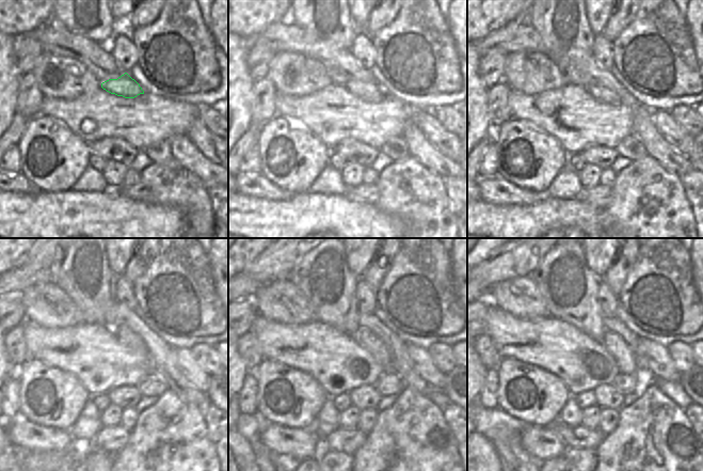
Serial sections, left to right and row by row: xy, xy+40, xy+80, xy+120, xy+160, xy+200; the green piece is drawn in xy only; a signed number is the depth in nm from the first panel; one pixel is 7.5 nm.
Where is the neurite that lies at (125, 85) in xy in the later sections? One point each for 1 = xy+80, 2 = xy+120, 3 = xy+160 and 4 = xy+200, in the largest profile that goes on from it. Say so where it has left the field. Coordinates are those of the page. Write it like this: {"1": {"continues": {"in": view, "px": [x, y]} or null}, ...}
{"1": {"continues": {"in": "xy+80", "px": [602, 93]}}, "2": {"continues": {"in": "xy+120", "px": [125, 335]}}, "3": {"continues": {"in": "xy+160", "px": [374, 345]}}, "4": {"continues": {"in": "xy+200", "px": [624, 357]}}}

